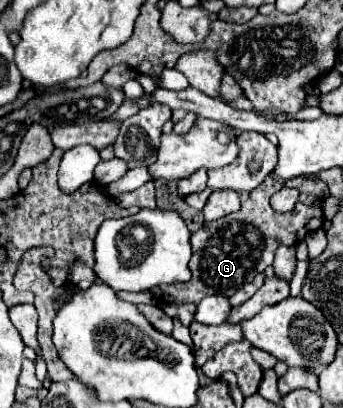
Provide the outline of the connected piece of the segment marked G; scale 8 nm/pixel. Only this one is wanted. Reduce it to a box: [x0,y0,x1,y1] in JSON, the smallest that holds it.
[150,176,324,304]

